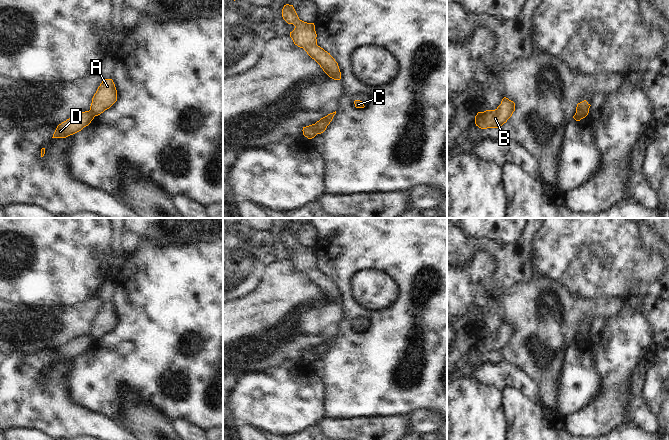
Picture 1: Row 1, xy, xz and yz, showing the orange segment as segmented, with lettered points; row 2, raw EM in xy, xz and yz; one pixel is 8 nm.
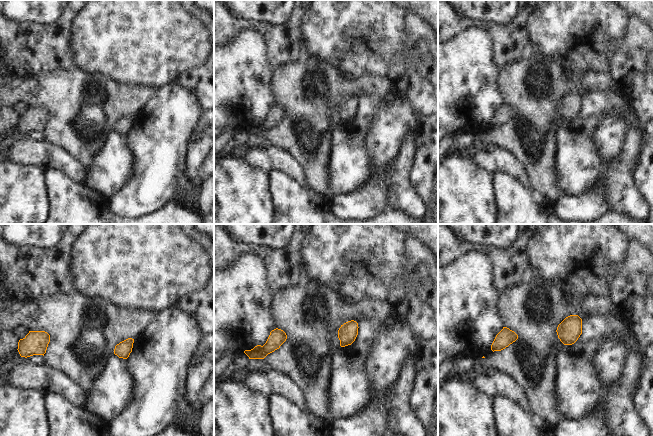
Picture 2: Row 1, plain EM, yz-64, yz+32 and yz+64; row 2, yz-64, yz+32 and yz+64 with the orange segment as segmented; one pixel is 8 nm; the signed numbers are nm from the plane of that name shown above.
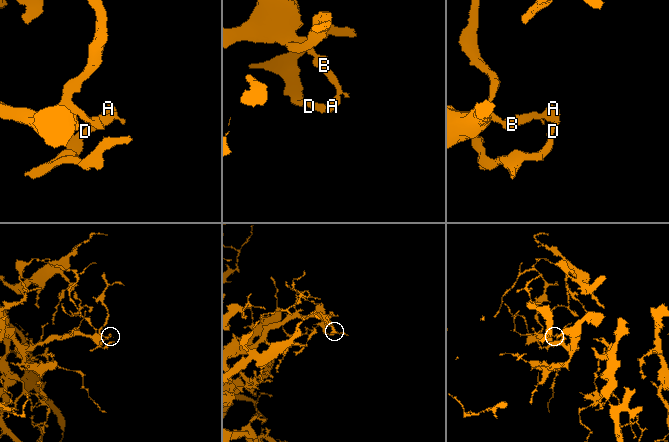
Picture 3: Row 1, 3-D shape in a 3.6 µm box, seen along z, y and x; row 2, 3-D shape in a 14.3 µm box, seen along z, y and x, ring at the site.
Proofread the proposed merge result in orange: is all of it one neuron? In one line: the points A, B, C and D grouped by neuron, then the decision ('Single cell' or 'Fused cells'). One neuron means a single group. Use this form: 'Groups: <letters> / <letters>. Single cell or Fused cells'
Groups: A B C / D. Fused cells

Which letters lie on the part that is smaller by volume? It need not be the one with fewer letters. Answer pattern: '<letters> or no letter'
D

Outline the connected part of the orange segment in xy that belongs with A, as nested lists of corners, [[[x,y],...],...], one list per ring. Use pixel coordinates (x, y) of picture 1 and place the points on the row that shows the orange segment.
[[[104,79],[92,98],[90,110],[98,116],[117,101],[117,90],[112,79]]]

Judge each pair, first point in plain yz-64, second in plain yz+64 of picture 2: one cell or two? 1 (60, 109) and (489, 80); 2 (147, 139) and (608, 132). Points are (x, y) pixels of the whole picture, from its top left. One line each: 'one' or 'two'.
1: two
2: one

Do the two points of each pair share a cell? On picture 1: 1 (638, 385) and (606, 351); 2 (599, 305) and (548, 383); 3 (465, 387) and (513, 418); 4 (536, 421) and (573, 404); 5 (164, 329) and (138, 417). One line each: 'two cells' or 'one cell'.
1: two cells
2: one cell
3: two cells
4: two cells
5: two cells

